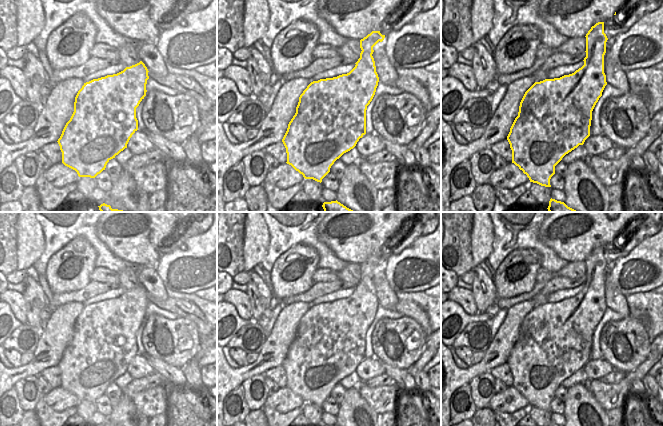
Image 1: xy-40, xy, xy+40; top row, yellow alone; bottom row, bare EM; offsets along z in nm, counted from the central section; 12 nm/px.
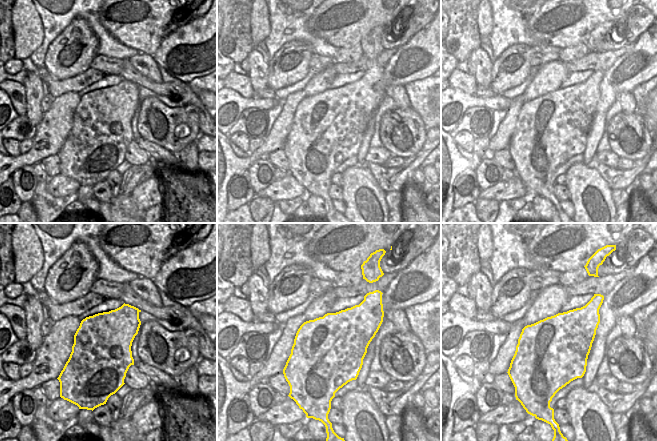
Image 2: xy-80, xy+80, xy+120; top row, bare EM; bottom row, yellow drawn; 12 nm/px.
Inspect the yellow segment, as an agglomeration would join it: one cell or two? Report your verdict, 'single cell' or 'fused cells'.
single cell

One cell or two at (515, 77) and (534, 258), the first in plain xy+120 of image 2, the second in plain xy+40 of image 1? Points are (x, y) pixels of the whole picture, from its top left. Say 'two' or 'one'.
one

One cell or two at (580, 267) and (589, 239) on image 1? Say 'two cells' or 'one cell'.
two cells

